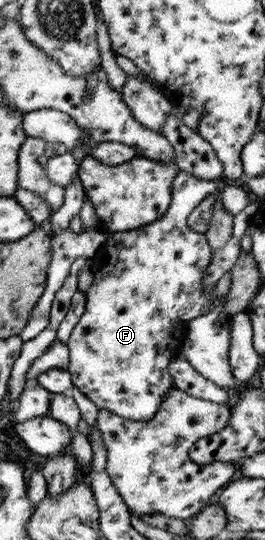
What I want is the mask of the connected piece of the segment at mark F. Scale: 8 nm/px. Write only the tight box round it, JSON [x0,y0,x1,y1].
[68,171,227,421]

